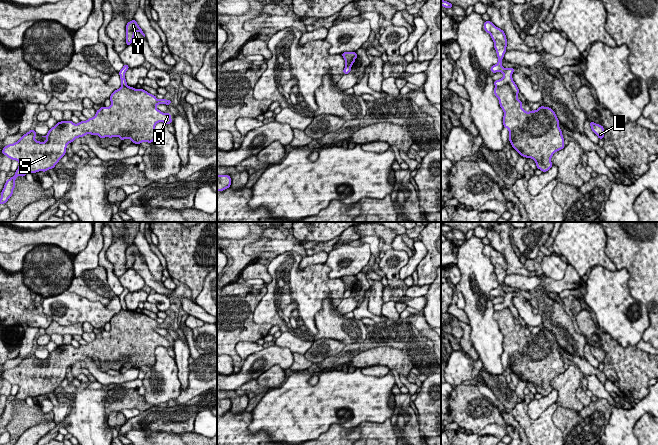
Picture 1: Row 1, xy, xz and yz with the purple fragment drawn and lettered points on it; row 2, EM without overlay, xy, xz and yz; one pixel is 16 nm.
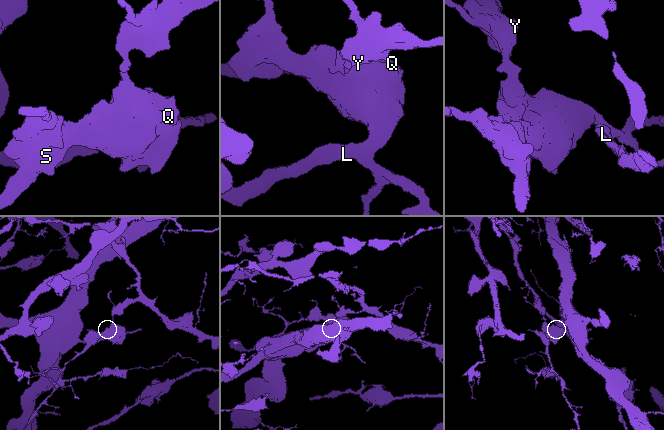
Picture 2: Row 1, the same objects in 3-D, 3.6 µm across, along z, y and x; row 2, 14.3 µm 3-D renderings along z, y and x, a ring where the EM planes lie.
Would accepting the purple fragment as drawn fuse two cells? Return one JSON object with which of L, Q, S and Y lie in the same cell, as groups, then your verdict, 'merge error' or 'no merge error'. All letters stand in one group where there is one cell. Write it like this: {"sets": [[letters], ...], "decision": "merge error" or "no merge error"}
{"sets": [["L", "Q", "S"], ["Y"]], "decision": "merge error"}

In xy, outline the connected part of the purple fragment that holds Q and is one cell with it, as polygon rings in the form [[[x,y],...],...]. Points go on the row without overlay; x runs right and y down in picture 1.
[[[121,310],[110,320],[111,329],[101,331],[94,341],[78,348],[70,345],[58,346],[49,353],[44,366],[36,365],[34,353],[24,358],[17,366],[5,370],[2,378],[19,386],[15,399],[8,403],[1,416],[0,428],[5,428],[12,420],[17,400],[27,397],[46,396],[53,393],[66,378],[68,367],[87,358],[97,358],[100,363],[120,361],[128,362],[132,367],[155,364],[155,349],[158,346],[171,348],[170,337],[156,332],[159,328],[171,328],[171,323],[157,323],[155,319],[143,313]]]

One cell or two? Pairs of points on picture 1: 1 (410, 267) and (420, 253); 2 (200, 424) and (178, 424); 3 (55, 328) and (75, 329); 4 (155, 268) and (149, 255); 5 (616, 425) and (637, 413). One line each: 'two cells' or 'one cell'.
1: one cell
2: two cells
3: one cell
4: one cell
5: one cell

